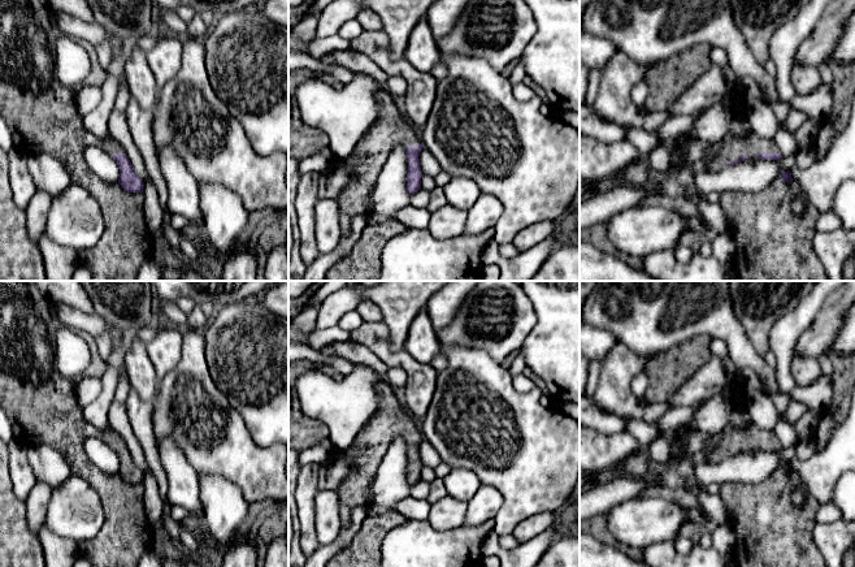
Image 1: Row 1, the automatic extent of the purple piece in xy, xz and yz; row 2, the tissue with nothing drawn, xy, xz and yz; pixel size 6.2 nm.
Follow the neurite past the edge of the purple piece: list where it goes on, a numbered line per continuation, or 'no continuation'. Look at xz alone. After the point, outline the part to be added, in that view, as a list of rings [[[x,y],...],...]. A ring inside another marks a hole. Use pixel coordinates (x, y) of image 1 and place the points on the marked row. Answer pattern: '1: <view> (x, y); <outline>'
1: xz (391, 129); [[[382,91],[378,96],[383,105],[361,139],[360,148],[348,156],[346,165],[352,177],[337,196],[343,234],[350,231],[353,217],[372,215],[370,192],[394,150],[421,144],[418,131],[392,104],[391,98]]]

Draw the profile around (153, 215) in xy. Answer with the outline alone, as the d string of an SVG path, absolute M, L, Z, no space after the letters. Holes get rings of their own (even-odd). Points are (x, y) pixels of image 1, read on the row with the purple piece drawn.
M144 181L144 220L149 233L161 230L164 222L164 211L159 203L156 187L151 181Z

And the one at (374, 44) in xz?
M364 30L351 40L351 49L364 53L389 75L400 75L407 82L404 95L405 117L420 131L431 112L438 81L430 73L413 68L405 59L391 60L389 36L383 30Z

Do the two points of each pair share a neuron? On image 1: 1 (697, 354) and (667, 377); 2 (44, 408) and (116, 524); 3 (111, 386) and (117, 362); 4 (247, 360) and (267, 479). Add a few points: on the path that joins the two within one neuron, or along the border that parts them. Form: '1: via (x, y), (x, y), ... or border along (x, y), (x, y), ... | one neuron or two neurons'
1: via (689, 356), (675, 369) | one neuron
2: via (66, 437), (77, 458), (114, 496) | one neuron
3: border along (107, 366), (113, 366), (117, 369) | two neurons
4: border along (243, 420), (257, 444), (274, 444) | two neurons

